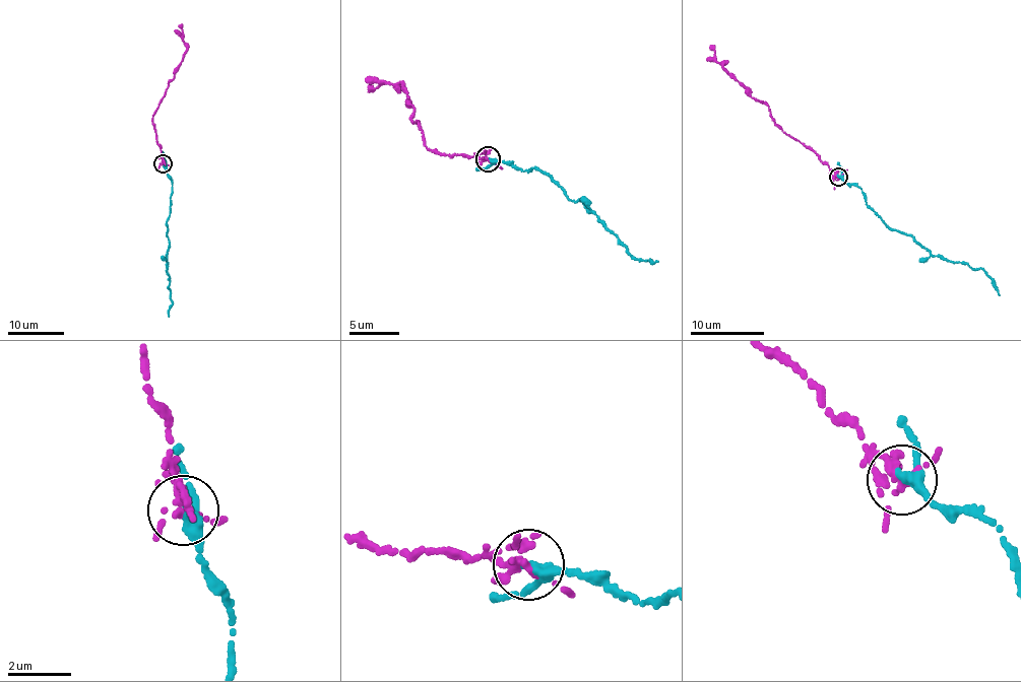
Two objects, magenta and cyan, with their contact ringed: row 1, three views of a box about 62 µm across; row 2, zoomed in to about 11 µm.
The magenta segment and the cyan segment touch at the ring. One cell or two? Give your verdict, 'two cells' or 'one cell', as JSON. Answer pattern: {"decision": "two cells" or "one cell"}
{"decision": "one cell"}

